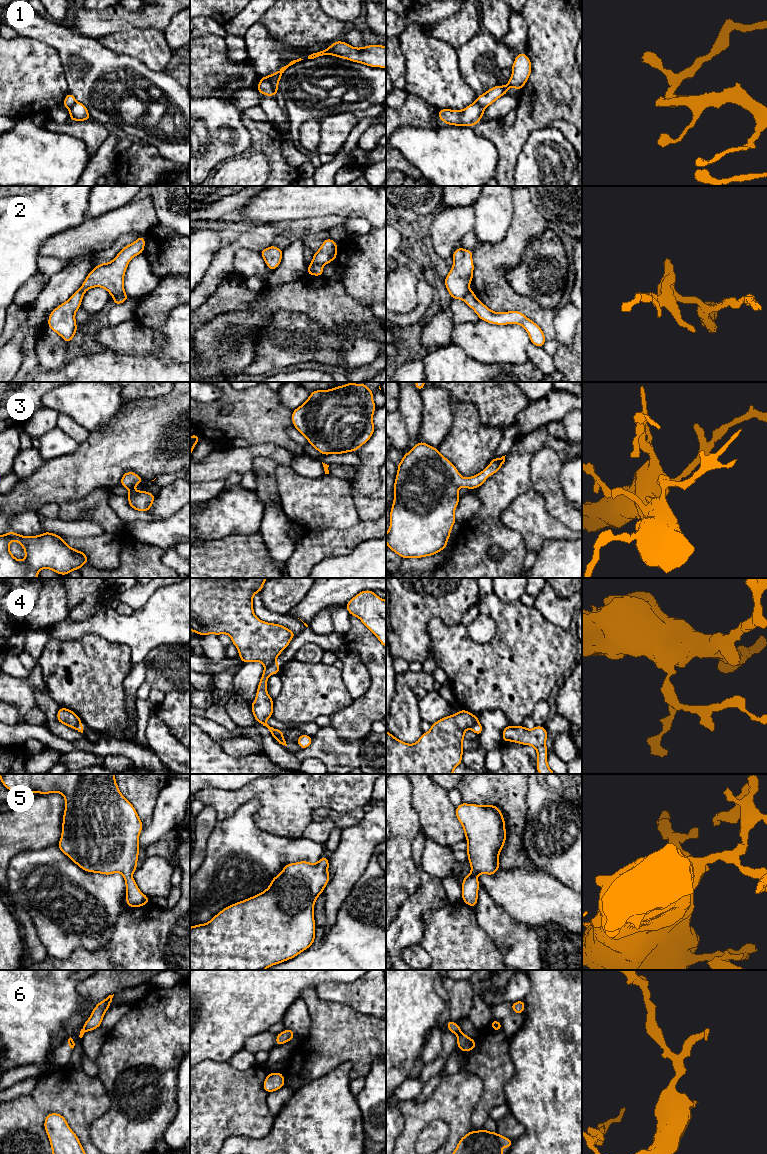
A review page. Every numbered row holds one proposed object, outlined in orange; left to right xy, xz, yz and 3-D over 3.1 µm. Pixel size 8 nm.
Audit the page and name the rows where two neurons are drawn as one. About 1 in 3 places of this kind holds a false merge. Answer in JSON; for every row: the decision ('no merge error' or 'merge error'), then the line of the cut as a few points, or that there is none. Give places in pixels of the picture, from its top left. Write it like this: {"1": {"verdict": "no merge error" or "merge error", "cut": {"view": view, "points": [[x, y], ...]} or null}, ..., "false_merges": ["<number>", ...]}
{"1": {"verdict": "merge error", "cut": {"view": "xz", "points": [[260, 78], [265, 79], [276, 92]]}}, "2": {"verdict": "merge error", "cut": {"view": "xy", "points": [[112, 295], [124, 295], [128, 298]]}}, "3": {"verdict": "no merge error", "cut": null}, "4": {"verdict": "merge error", "cut": {"view": "xz", "points": [[274, 660], [265, 668]]}}, "5": {"verdict": "no merge error", "cut": null}, "6": {"verdict": "no merge error", "cut": null}, "false_merges": ["1", "2", "4"]}

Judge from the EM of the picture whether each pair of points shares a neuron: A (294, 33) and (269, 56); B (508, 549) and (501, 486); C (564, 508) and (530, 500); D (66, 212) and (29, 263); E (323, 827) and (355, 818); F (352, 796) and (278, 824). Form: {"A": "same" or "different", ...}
{"A": "different", "B": "same", "C": "different", "D": "same", "E": "different", "F": "same"}

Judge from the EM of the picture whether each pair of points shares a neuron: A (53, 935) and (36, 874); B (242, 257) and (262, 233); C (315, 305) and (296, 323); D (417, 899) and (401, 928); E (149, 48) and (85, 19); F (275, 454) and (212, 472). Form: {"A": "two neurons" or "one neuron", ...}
{"A": "one neuron", "B": "two neurons", "C": "two neurons", "D": "one neuron", "E": "two neurons", "F": "one neuron"}

